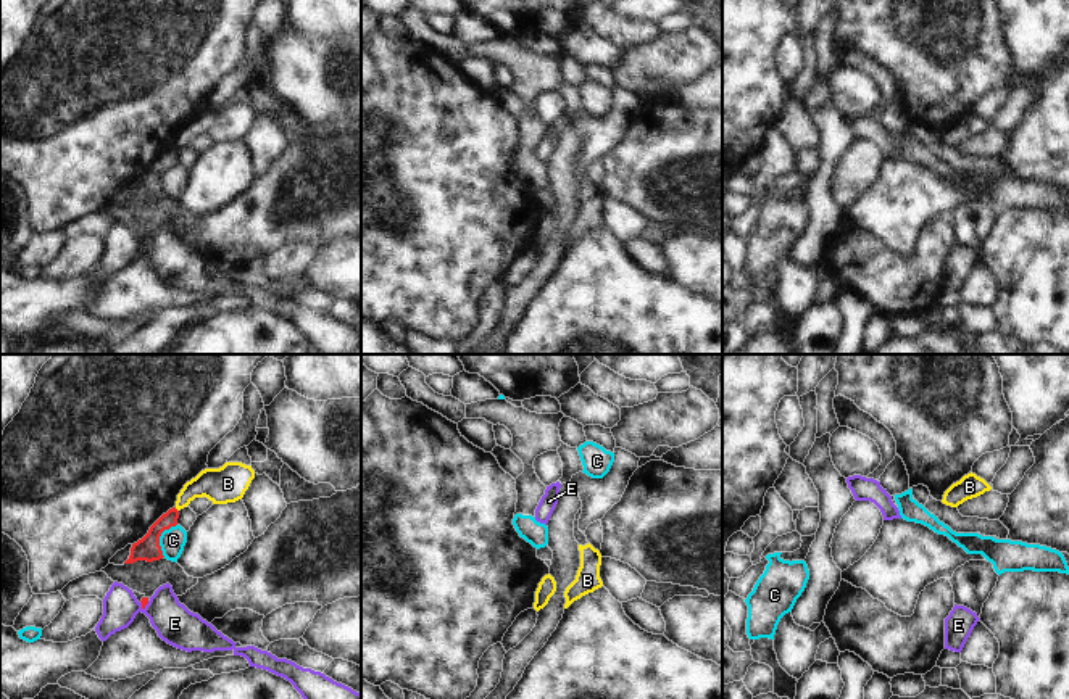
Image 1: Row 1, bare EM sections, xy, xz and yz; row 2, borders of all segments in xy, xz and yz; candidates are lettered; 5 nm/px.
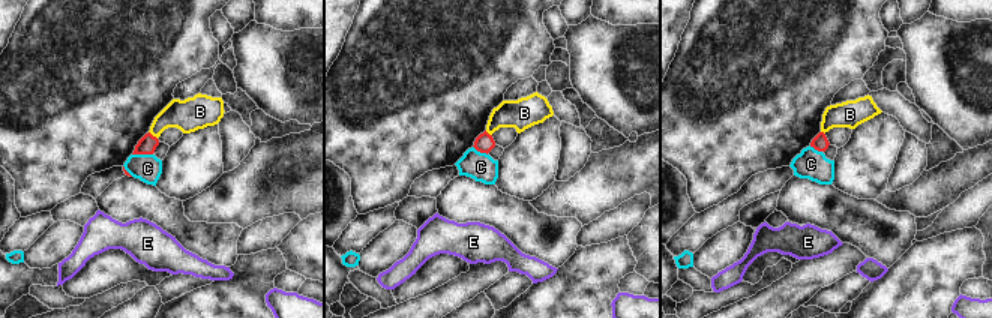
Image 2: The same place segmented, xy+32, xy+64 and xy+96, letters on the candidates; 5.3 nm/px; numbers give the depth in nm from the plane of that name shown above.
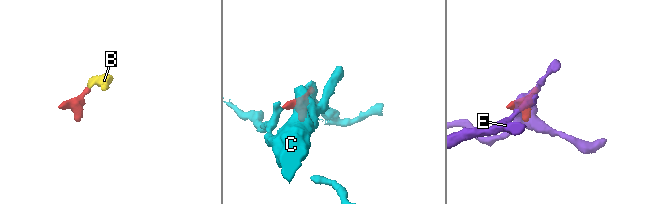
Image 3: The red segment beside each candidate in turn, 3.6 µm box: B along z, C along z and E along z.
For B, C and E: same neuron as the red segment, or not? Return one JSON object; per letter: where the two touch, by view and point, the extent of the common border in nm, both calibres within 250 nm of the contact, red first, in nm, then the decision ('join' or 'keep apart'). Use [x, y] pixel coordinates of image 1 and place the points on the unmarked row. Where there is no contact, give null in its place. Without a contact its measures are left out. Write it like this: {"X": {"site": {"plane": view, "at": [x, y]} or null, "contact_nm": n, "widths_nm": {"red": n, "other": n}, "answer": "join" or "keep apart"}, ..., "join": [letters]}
{"B": {"site": {"plane": "xy", "at": [176, 148]}, "contact_nm": 30, "widths_nm": {"red": 120, "other": 180}, "answer": "keep apart"}, "C": {"site": {"plane": "xy", "at": [158, 177]}, "contact_nm": 180, "widths_nm": {"red": 120, "other": 120}, "answer": "keep apart"}, "E": {"site": {"plane": "xy", "at": [144, 245]}, "contact_nm": 60, "widths_nm": {"red": 40, "other": 200}, "answer": "keep apart"}, "join": []}

